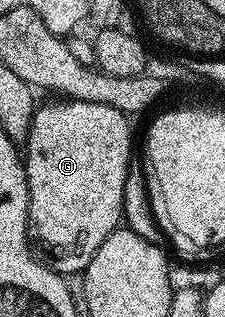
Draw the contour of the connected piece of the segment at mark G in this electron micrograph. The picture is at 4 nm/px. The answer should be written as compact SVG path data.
M69 98L55 100L58 100L55 104L39 103L35 107L24 141L24 163L30 195L28 236L40 253L42 263L67 277L85 272L96 250L100 250L102 243L123 223L124 182L132 159L131 121L120 110L112 110L112 106Z

